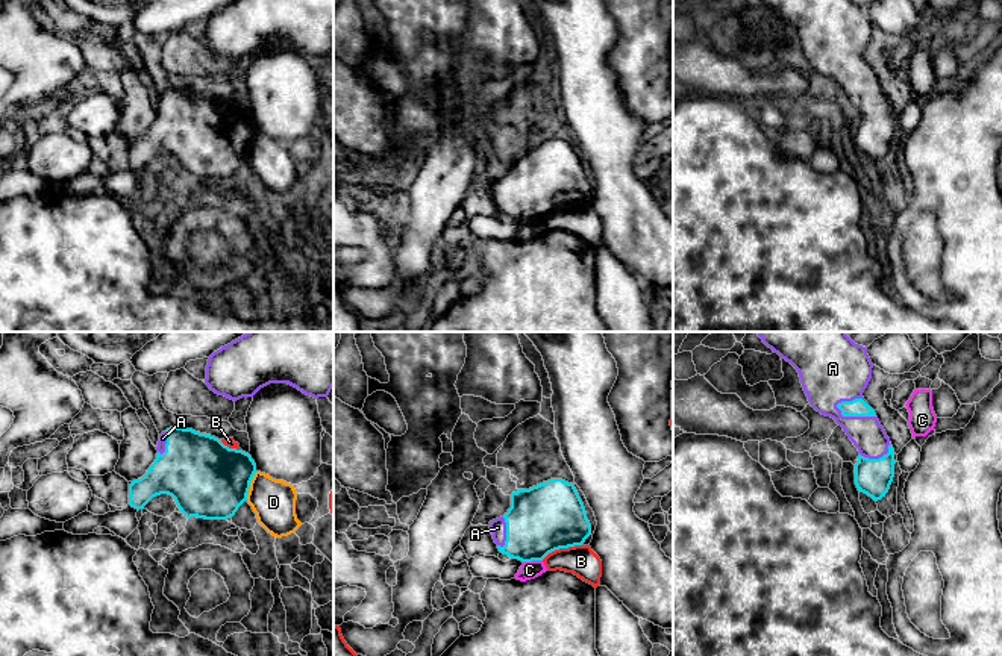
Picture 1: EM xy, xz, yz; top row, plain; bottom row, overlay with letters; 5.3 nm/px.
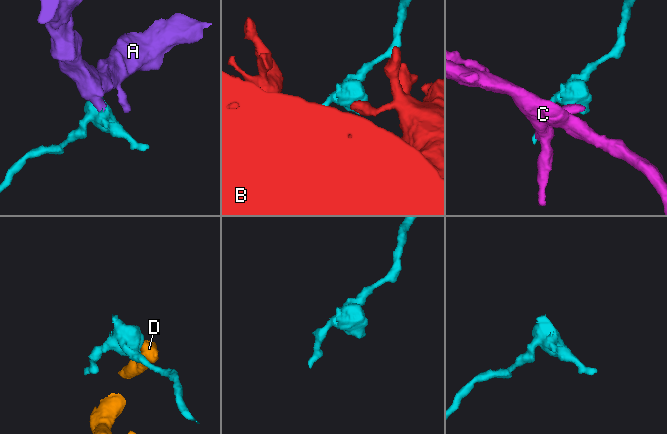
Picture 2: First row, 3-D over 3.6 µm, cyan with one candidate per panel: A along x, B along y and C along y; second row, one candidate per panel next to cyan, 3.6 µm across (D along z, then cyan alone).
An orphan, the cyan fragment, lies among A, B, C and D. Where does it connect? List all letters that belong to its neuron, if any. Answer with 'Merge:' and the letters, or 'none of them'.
Merge: A

